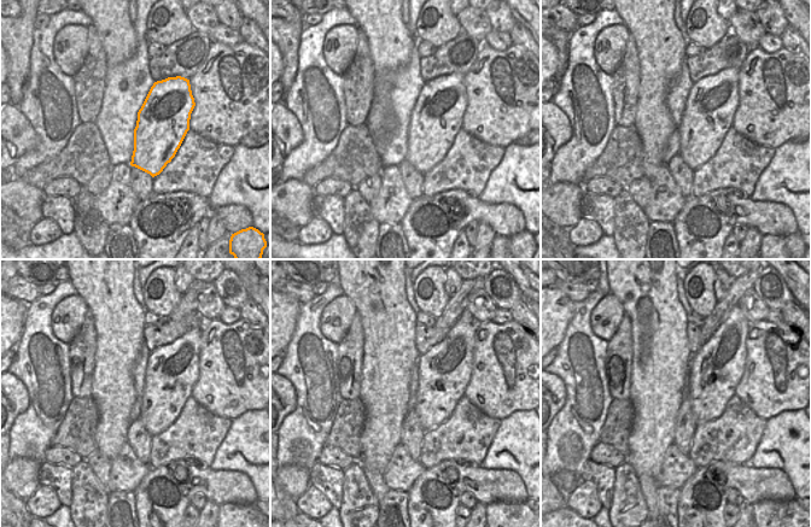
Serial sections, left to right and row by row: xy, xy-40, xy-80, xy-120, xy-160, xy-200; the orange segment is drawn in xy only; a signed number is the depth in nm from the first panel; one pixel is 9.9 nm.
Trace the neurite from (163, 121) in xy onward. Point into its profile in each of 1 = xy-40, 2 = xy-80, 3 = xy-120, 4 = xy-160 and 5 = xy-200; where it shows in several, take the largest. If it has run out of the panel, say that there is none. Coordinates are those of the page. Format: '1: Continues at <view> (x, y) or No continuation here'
1: Continues at xy-40 (437, 116)
2: Continues at xy-80 (712, 101)
3: Continues at xy-120 (173, 370)
4: Continues at xy-160 (443, 373)
5: Continues at xy-200 (716, 369).

